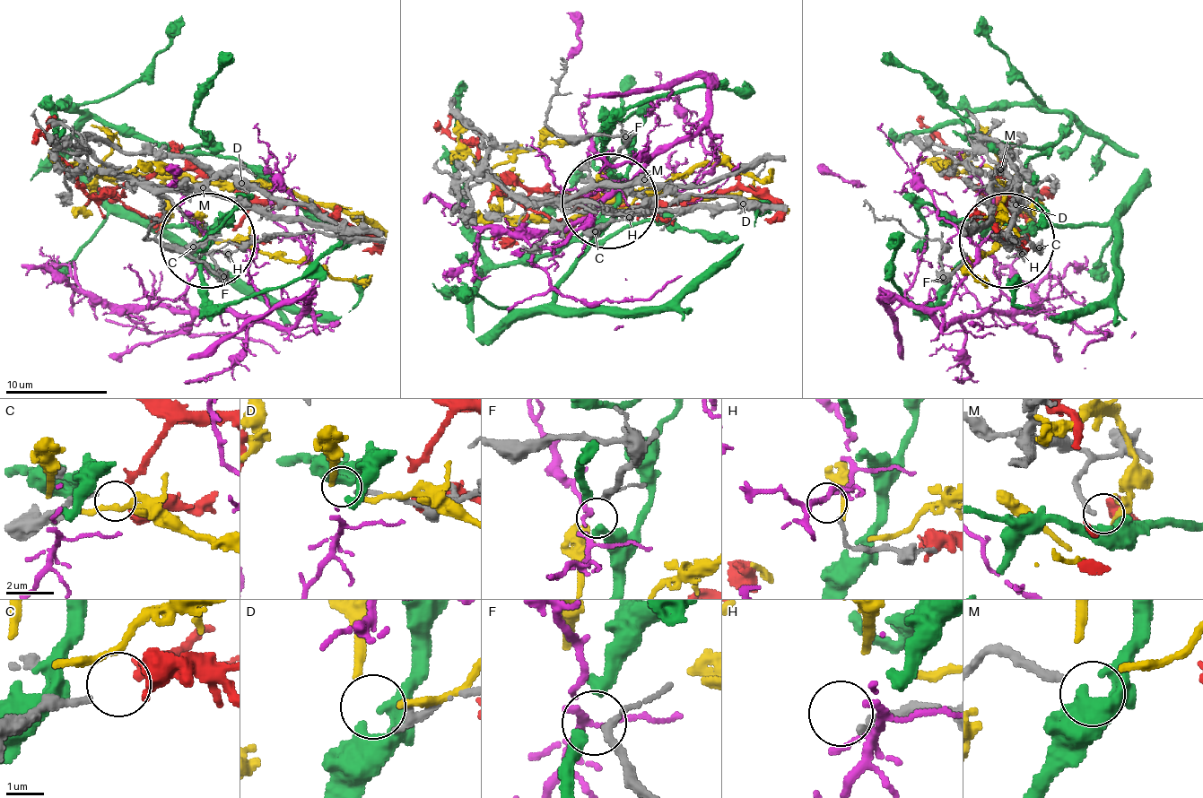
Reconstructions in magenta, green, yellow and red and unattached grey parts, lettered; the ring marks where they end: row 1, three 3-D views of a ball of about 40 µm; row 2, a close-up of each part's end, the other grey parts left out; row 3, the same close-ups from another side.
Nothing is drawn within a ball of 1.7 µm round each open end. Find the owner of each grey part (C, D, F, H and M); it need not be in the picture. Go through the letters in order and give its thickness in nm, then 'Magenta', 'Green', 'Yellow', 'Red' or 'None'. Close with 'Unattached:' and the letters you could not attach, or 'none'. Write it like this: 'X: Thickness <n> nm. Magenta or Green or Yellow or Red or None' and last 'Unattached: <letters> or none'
C: Thickness 190 nm. Red
D: Thickness 190 nm. None
F: Thickness 170 nm. Magenta
H: Thickness 170 nm. None
M: Thickness 200 nm. None
Unattached: D, H, M

